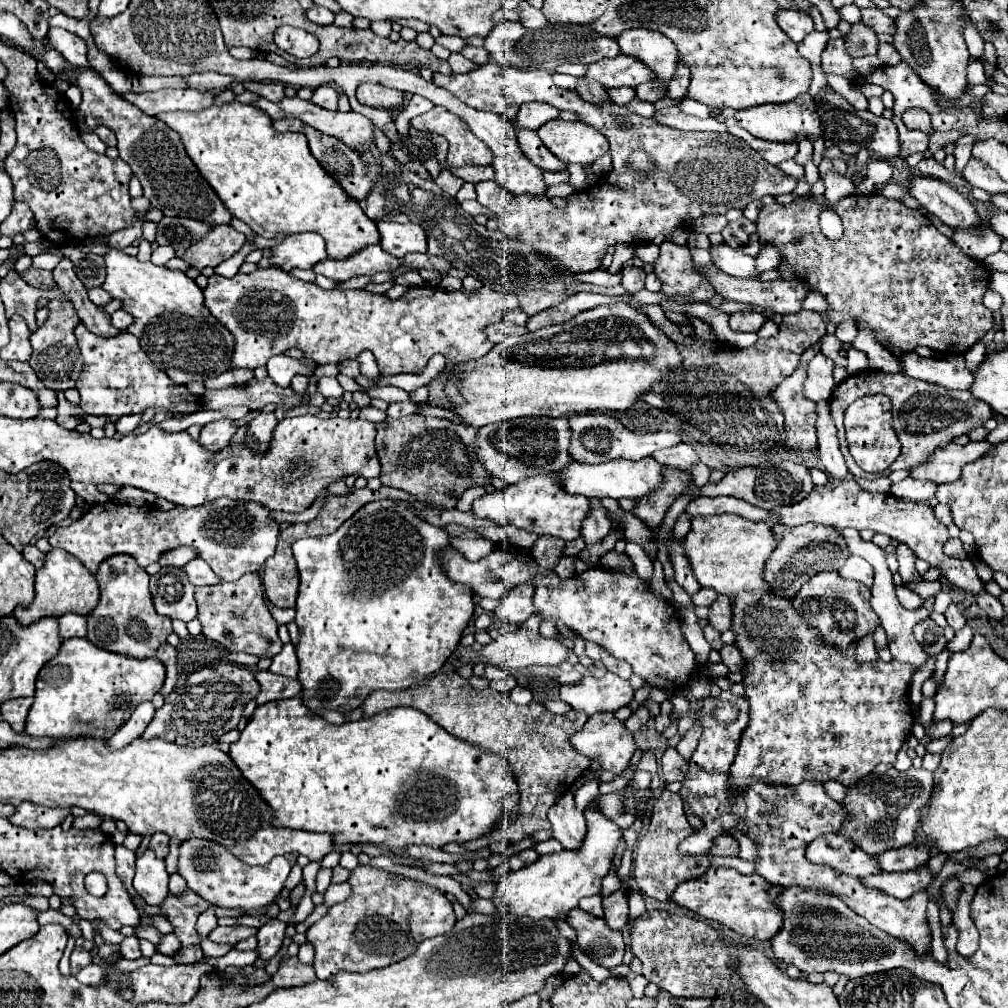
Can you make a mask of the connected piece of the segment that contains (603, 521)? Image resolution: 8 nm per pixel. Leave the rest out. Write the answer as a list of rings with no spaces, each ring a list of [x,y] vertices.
[[[594,499],[590,503],[592,503],[590,517],[582,523],[582,539],[588,545],[590,543],[600,543],[610,533],[610,521],[606,517],[606,509],[600,505],[598,499]]]

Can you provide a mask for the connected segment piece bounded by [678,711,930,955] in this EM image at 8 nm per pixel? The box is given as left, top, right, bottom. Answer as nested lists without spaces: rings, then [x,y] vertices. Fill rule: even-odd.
[[[704,711],[698,715],[698,719],[702,721],[702,737],[696,747],[696,753],[690,759],[690,773],[682,785],[680,795],[684,801],[690,803],[692,811],[704,821],[704,827],[700,831],[694,831],[694,835],[686,837],[680,843],[680,855],[706,855],[718,835],[724,835],[726,829],[738,829],[756,841],[756,873],[772,885],[786,887],[796,883],[810,889],[832,893],[840,897],[852,911],[868,919],[874,927],[882,929],[884,933],[896,939],[906,941],[918,955],[928,955],[930,927],[927,921],[929,896],[926,891],[918,891],[910,899],[900,901],[882,891],[864,887],[856,877],[846,877],[826,865],[812,865],[806,859],[806,845],[818,835],[840,829],[842,819],[846,819],[844,807],[824,793],[822,783],[804,781],[792,787],[772,787],[762,781],[756,781],[744,793],[740,793],[740,797],[748,797],[748,803],[736,803],[736,799],[726,789],[726,779],[730,775],[730,765],[736,757],[740,735],[748,723],[748,711],[738,711],[738,721],[734,721],[734,725],[722,725]]]

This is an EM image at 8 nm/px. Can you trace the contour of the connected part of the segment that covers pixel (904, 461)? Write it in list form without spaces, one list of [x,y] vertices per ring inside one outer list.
[[[862,371],[858,375],[848,377],[846,381],[842,381],[832,397],[830,397],[830,411],[832,411],[832,419],[838,427],[838,437],[840,437],[840,449],[842,455],[846,459],[848,471],[854,477],[866,477],[866,479],[876,479],[878,475],[870,475],[866,471],[862,471],[858,465],[854,465],[852,455],[848,453],[848,443],[844,437],[844,411],[846,407],[864,395],[872,395],[872,393],[886,393],[892,399],[892,415],[894,415],[894,429],[898,433],[900,445],[902,445],[902,453],[898,455],[898,459],[890,465],[890,469],[882,471],[882,475],[890,475],[894,469],[910,469],[916,467],[920,463],[924,463],[930,453],[942,445],[952,443],[954,437],[958,435],[966,435],[972,427],[976,425],[984,425],[990,417],[992,417],[992,409],[990,405],[986,405],[984,401],[978,401],[976,397],[972,397],[968,391],[952,391],[952,389],[944,389],[940,385],[932,385],[926,381],[918,381],[912,377],[906,377],[904,373],[898,375],[888,375],[882,371]]]

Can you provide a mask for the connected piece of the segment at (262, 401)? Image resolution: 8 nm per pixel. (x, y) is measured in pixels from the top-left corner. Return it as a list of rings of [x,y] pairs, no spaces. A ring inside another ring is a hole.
[[[266,377],[262,381],[252,379],[246,387],[234,385],[234,387],[226,387],[220,391],[206,389],[202,395],[202,401],[204,401],[206,409],[222,409],[228,405],[246,405],[248,409],[258,409],[268,403],[298,407],[302,399],[292,387],[284,389],[284,387],[276,385],[270,377]]]

